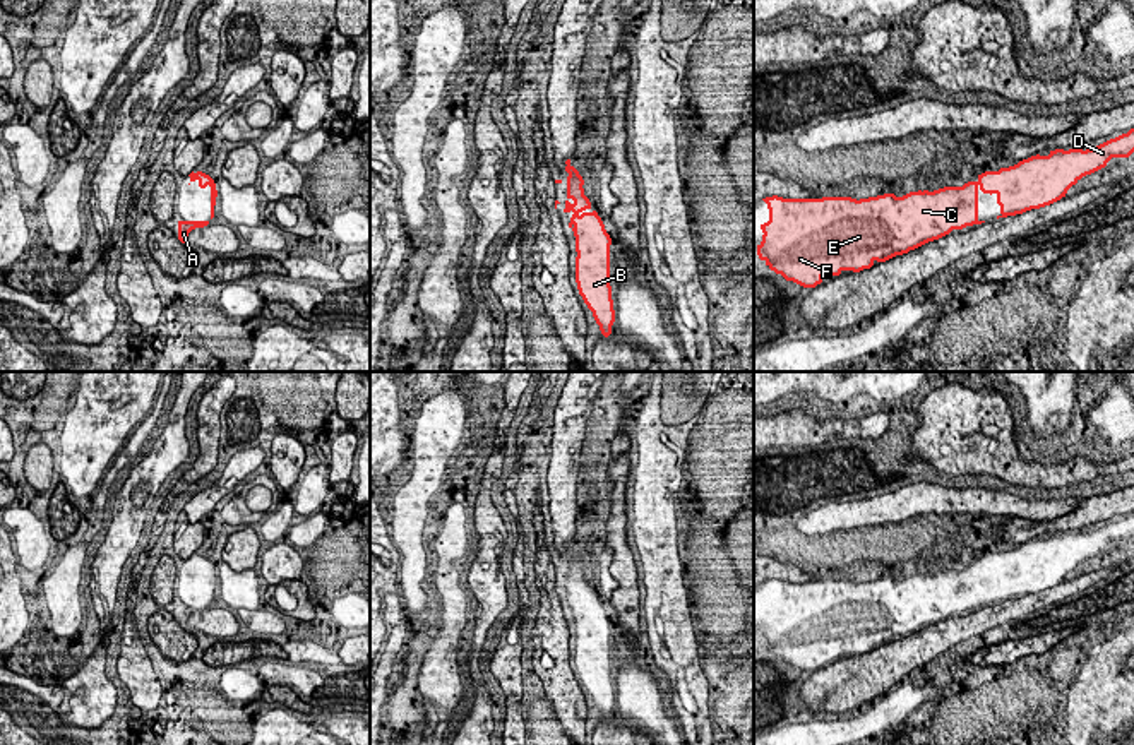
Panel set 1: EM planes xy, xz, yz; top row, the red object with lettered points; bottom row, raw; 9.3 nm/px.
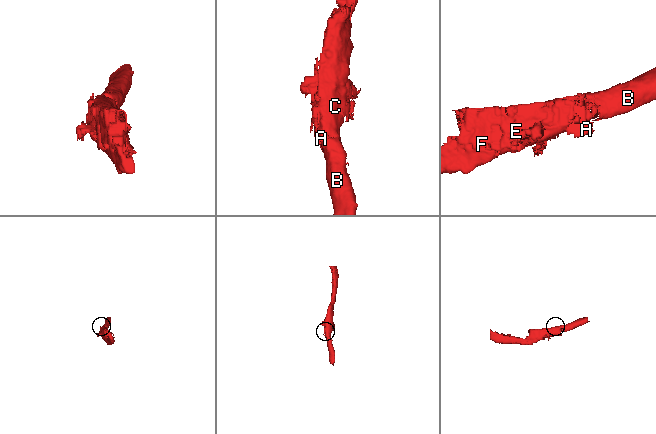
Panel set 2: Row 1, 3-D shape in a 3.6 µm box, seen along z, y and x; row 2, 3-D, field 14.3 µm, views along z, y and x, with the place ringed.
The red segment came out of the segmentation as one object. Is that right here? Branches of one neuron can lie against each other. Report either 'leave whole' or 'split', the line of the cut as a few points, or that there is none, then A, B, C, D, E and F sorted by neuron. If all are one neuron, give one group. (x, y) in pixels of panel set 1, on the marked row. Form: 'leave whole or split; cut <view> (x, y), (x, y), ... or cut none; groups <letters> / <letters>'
leave whole; cut none; groups A B C D E F

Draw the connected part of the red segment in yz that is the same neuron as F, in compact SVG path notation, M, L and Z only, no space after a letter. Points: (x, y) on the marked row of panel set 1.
M1134 128L1091 149L1055 149L1048 156L1031 156L1014 166L999 171L985 171L976 182L963 187L944 187L934 192L918 190L903 197L884 194L868 199L822 197L783 199L778 195L762 199L769 209L769 221L761 224L762 241L757 255L766 265L803 288L815 288L822 276L839 276L843 271L860 272L874 262L886 262L908 253L928 241L949 235L952 229L982 224L978 219L978 192L995 194L1000 206L999 218L1023 214L1050 206L1076 185L1083 176L1107 166L1112 158L1129 158L1134 152Z

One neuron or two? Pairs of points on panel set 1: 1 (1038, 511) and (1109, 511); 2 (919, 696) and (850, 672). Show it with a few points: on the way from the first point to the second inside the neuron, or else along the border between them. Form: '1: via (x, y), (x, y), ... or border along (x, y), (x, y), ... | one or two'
1: border along (1083, 499), (1073, 509), (1050, 519), (1032, 521) | two
2: border along (889, 687), (884, 694) | two

